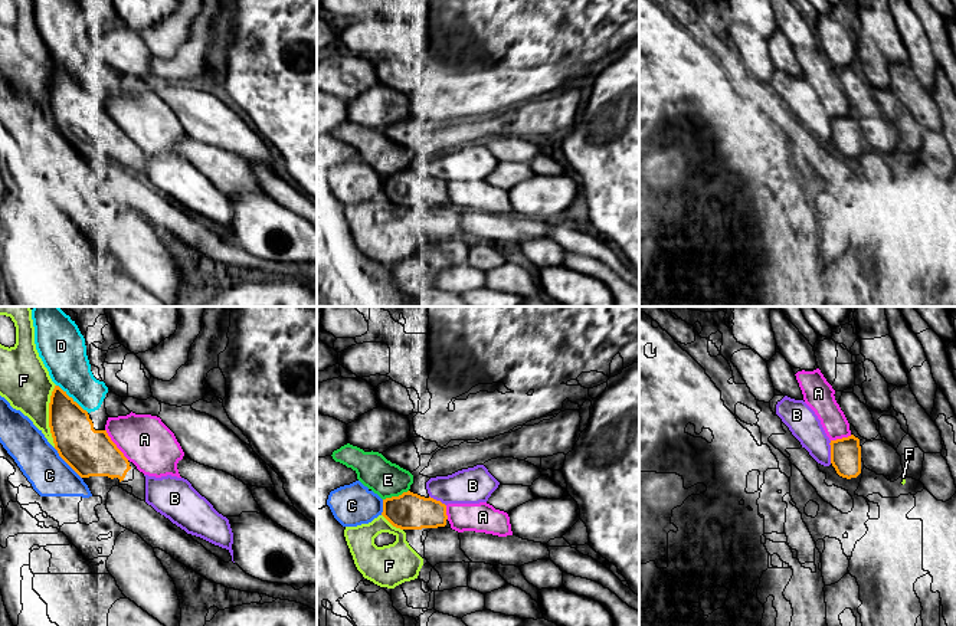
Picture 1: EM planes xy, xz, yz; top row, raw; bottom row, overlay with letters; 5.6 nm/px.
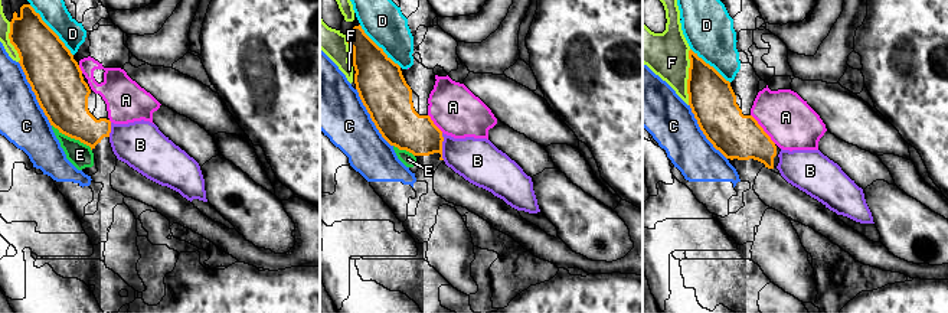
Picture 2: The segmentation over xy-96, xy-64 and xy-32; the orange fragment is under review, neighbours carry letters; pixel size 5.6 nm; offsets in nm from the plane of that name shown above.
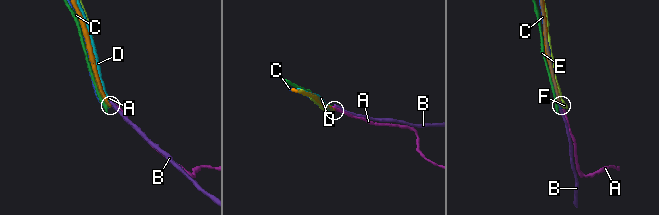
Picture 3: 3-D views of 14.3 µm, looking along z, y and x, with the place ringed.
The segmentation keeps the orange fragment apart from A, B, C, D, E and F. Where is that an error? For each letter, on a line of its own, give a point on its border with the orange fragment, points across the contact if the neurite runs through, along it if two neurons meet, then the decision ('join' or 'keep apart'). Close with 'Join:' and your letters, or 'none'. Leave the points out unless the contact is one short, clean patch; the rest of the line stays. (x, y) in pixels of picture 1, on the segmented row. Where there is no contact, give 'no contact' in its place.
A: xy (115, 445) | keep apart
B: yz (831, 452) | keep apart
C: xy (66, 462) | keep apart
D: xy (71, 397) | keep apart
E: xz (395, 497) | keep apart
F: xy (49, 416) | keep apart
Join: none

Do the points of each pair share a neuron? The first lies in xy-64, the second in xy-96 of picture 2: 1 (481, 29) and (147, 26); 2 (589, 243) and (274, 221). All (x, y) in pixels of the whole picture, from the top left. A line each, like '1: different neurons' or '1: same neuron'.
1: same neuron
2: same neuron

